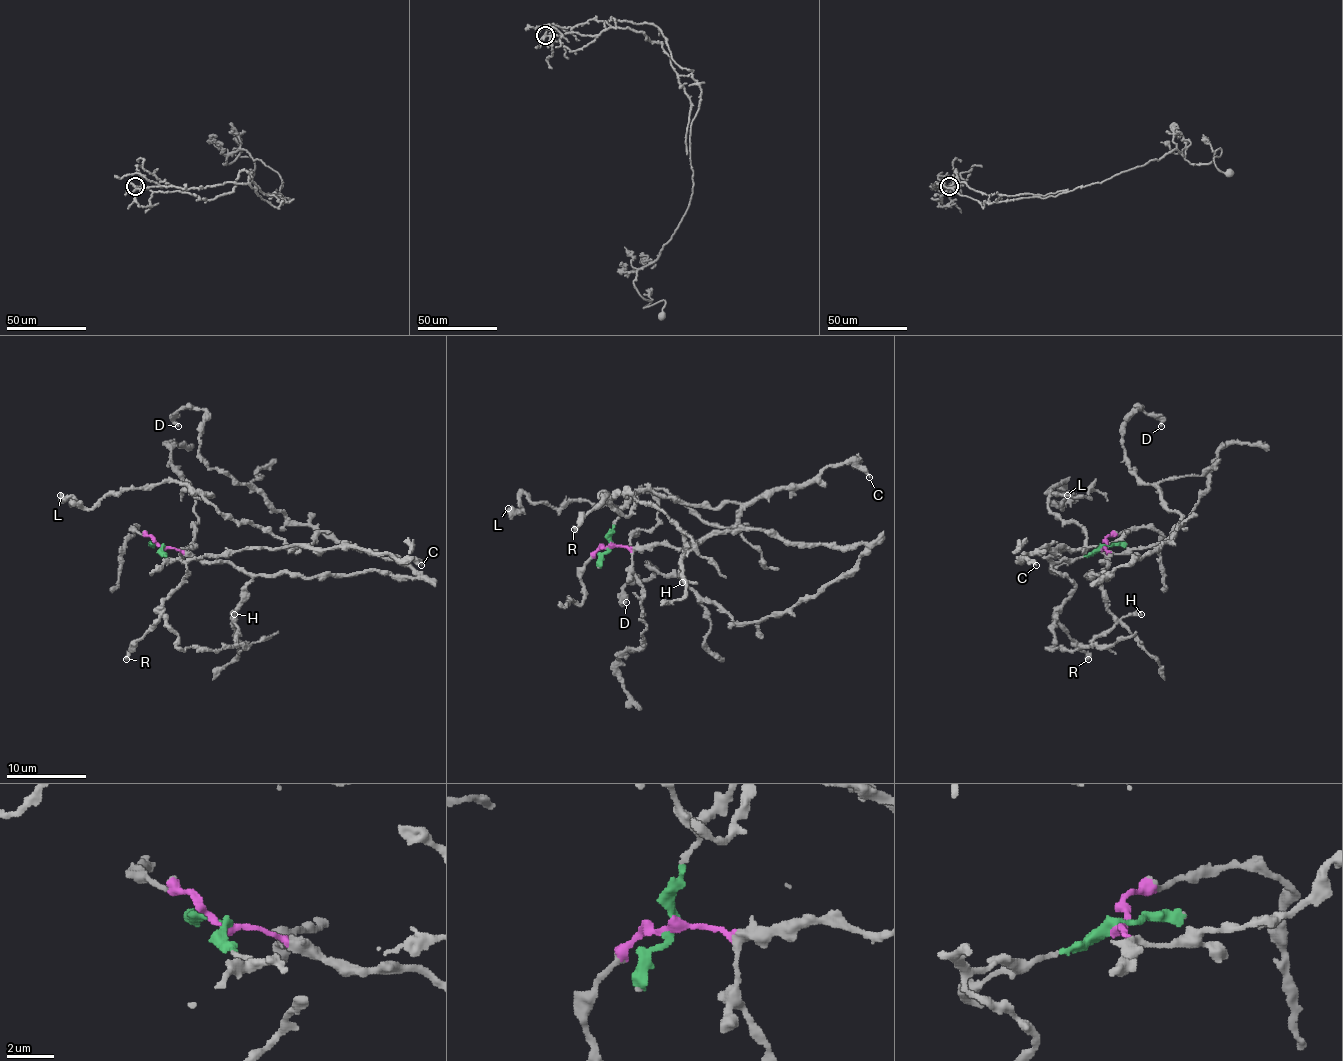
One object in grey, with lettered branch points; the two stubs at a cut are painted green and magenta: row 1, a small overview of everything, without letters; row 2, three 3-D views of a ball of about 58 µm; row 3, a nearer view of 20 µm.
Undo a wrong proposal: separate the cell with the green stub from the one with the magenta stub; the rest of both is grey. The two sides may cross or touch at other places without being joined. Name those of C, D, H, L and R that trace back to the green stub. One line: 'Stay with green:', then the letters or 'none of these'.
Stay with green: C, L, R

